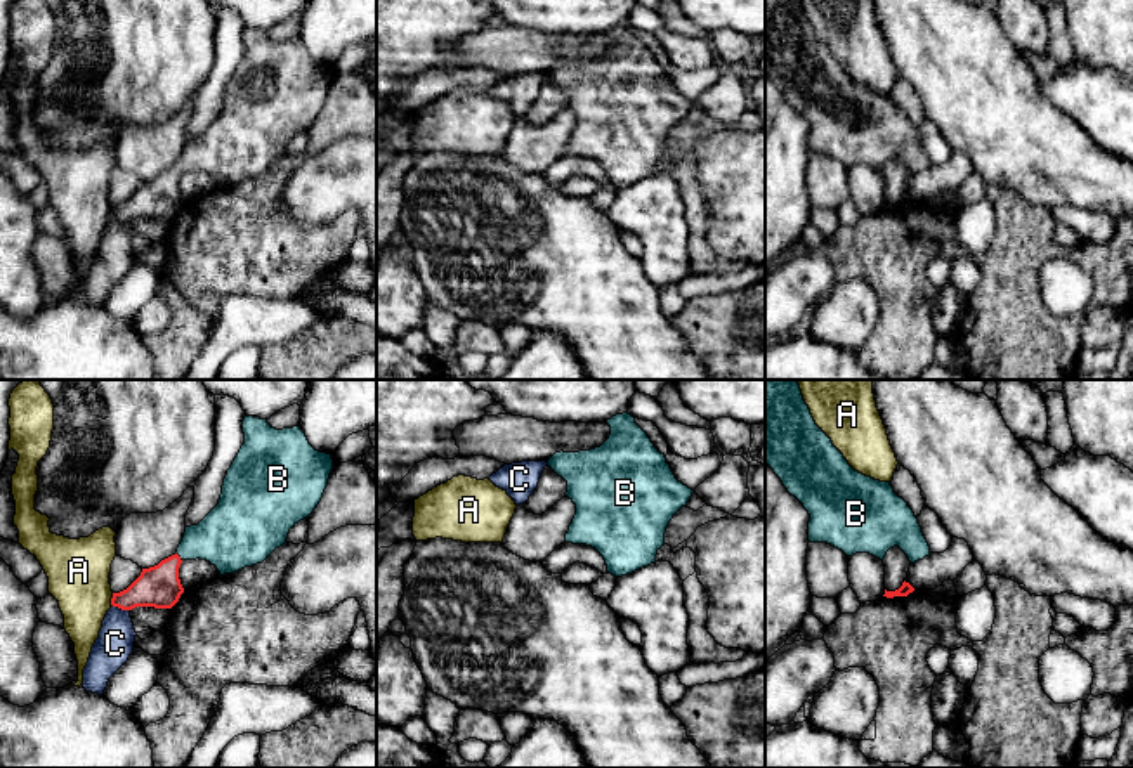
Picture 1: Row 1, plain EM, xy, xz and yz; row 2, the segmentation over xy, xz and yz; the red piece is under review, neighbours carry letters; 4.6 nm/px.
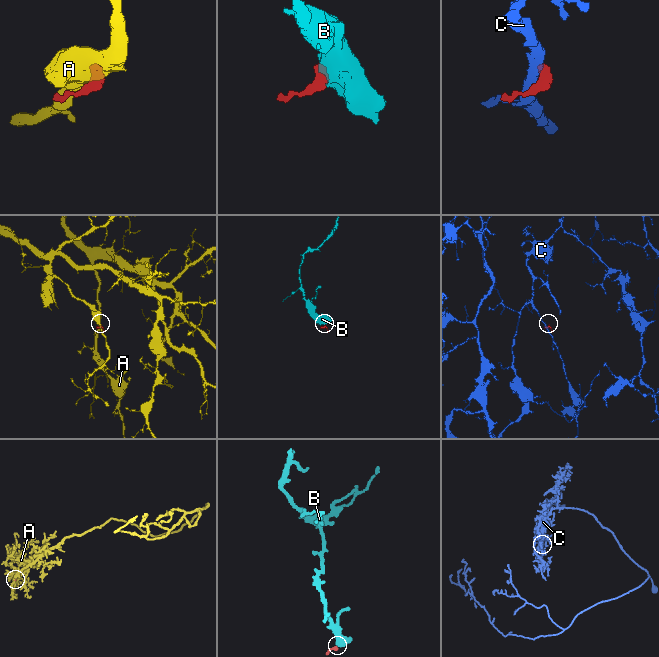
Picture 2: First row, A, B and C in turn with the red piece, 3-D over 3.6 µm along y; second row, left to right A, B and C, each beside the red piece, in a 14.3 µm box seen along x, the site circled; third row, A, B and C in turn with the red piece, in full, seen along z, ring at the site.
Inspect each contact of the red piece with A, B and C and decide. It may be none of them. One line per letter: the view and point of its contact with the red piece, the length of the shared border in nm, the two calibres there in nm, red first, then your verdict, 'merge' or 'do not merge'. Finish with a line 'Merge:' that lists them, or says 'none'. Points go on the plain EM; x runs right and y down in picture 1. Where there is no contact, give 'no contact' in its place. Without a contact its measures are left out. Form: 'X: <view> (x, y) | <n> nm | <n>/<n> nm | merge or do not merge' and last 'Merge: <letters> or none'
A: xy (111, 210) | 60 nm | 200/280 nm | do not merge
B: xy (179, 169) | 50 nm | 200/300 nm | merge
C: xy (120, 219) | 90 nm | 200/170 nm | do not merge
Merge: B

